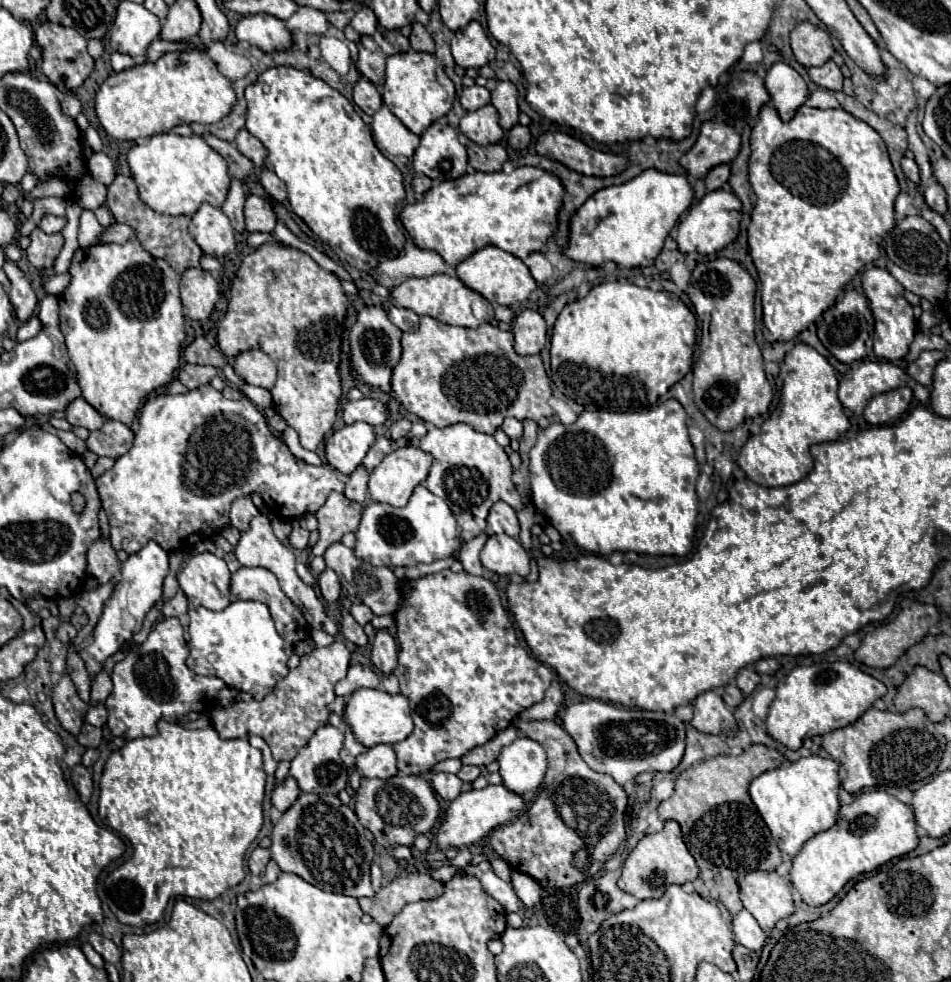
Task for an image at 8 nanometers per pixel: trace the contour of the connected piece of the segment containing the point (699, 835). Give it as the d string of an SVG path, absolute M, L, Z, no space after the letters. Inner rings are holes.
M752 745L750 749L746 749L740 755L718 755L712 757L710 761L702 761L698 765L688 767L678 779L676 779L676 791L670 799L662 801L658 807L658 817L662 821L674 819L680 823L682 833L684 833L684 843L688 847L688 851L692 853L692 857L696 859L698 867L700 867L700 875L694 881L694 889L698 895L702 897L710 897L720 901L732 915L736 915L742 909L742 901L738 897L738 877L746 875L750 871L756 869L764 869L764 871L774 871L780 863L780 849L776 845L776 841L772 839L766 823L762 821L756 805L752 803L750 795L748 795L748 785L754 777L762 775L764 771L776 769L784 763L784 755L776 749L770 749L766 745Z

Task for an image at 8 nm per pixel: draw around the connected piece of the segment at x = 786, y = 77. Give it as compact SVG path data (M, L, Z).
M774 63L766 75L766 87L782 121L790 121L810 97L806 81L788 63Z

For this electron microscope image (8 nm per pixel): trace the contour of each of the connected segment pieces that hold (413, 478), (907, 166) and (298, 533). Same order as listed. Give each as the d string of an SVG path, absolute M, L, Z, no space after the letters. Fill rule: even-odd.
M406 445L406 447L400 447L400 449L394 449L392 453L388 453L382 463L370 473L370 483L368 483L368 489L370 489L370 497L372 501L380 501L380 503L390 503L394 507L404 507L414 491L414 487L418 487L426 477L428 477L428 471L430 471L430 465L432 465L432 455L414 447L414 445Z
M904 157L904 159L902 159L902 171L904 171L904 175L906 175L910 181L914 181L916 185L920 183L920 169L918 169L918 165L916 165L914 159Z
M296 525L296 527L292 529L288 541L290 541L290 545L292 545L294 549L306 549L306 547L308 547L308 535L310 535L310 531L306 531L306 529L302 529L302 527Z

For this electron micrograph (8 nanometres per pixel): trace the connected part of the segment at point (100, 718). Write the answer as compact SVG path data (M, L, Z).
M88 703L88 713L84 717L86 723L90 723L94 727L104 727L106 725L106 719L108 719L108 715L106 715L106 707L102 703L98 703L98 705Z

